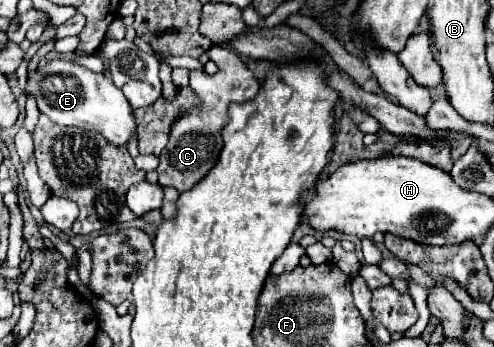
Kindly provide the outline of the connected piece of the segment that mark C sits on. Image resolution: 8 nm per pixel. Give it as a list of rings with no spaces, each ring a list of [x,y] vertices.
[[[212,45],[206,53],[210,60],[220,66],[220,72],[215,73],[214,76],[200,70],[190,72],[190,88],[194,90],[200,106],[190,108],[186,114],[176,118],[170,130],[168,146],[160,154],[158,182],[162,186],[172,186],[178,192],[190,190],[218,162],[218,154],[222,152],[222,126],[226,126],[228,122],[228,106],[234,102],[238,104],[248,102],[260,90],[260,84],[254,78],[254,74],[233,50]]]

